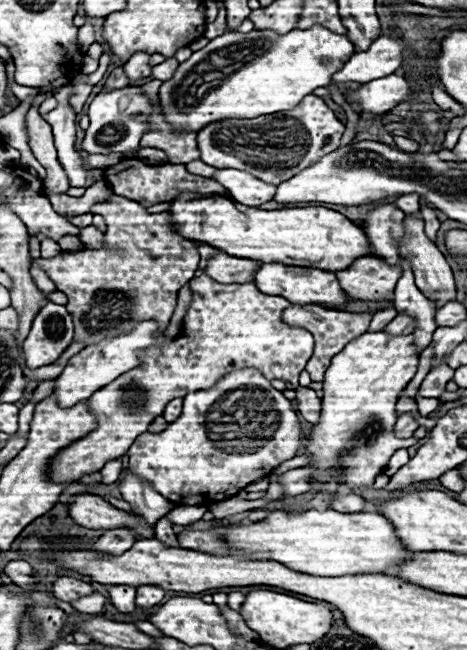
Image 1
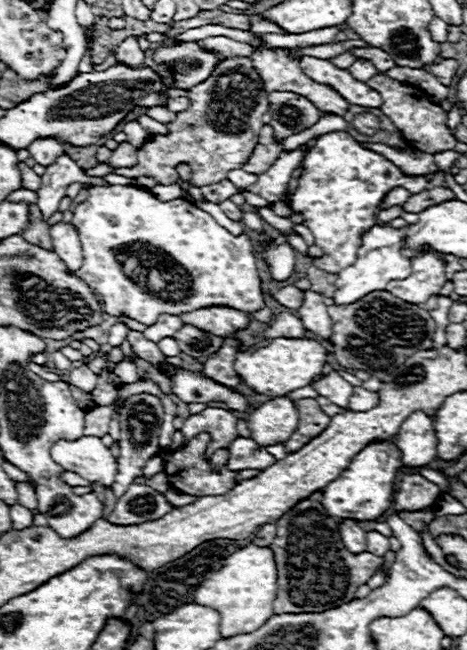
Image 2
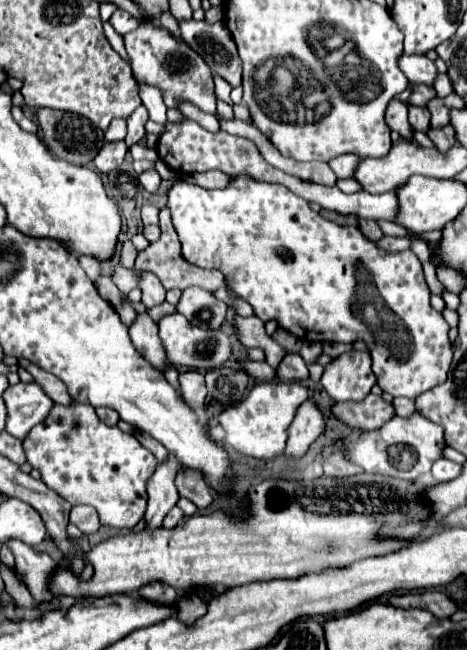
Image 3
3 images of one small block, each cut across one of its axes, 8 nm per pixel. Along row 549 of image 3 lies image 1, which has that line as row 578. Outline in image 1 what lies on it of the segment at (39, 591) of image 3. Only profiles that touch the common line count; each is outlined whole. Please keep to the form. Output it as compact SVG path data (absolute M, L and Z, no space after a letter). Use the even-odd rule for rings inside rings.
M10 560L4 568L4 574L10 576L10 580L18 586L34 586L36 588L36 578L34 578L34 570L30 568L28 562L24 560Z

